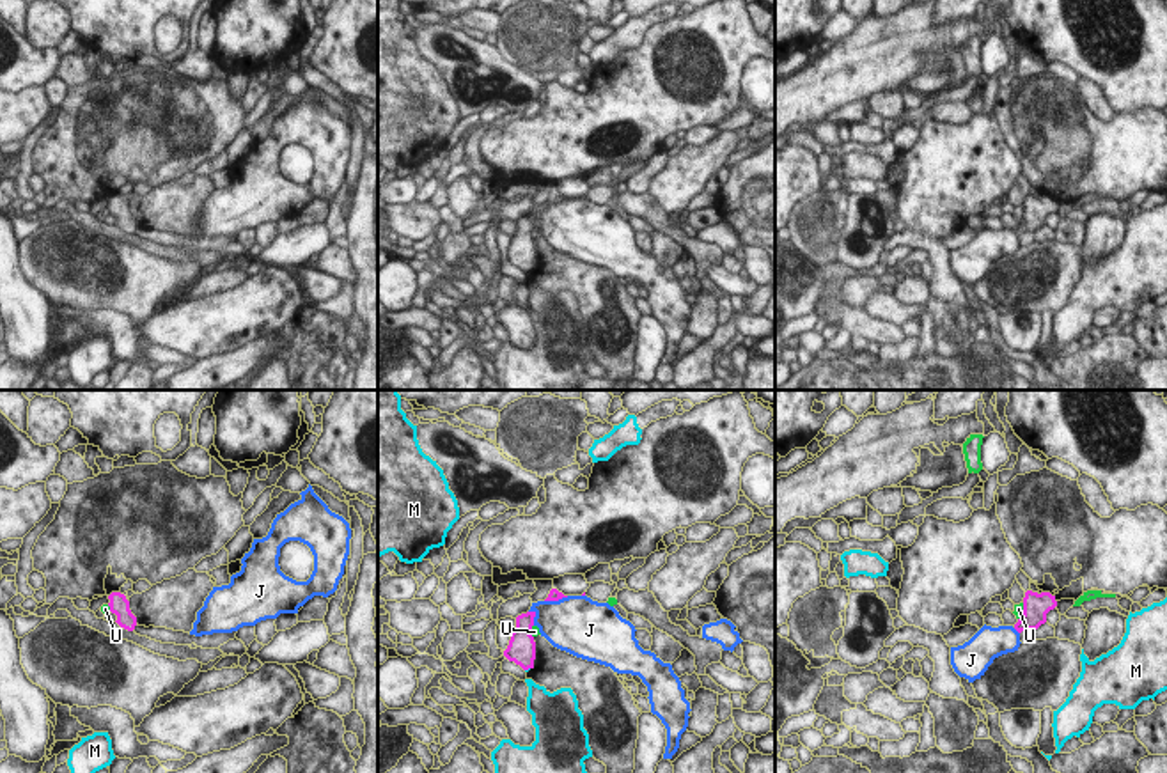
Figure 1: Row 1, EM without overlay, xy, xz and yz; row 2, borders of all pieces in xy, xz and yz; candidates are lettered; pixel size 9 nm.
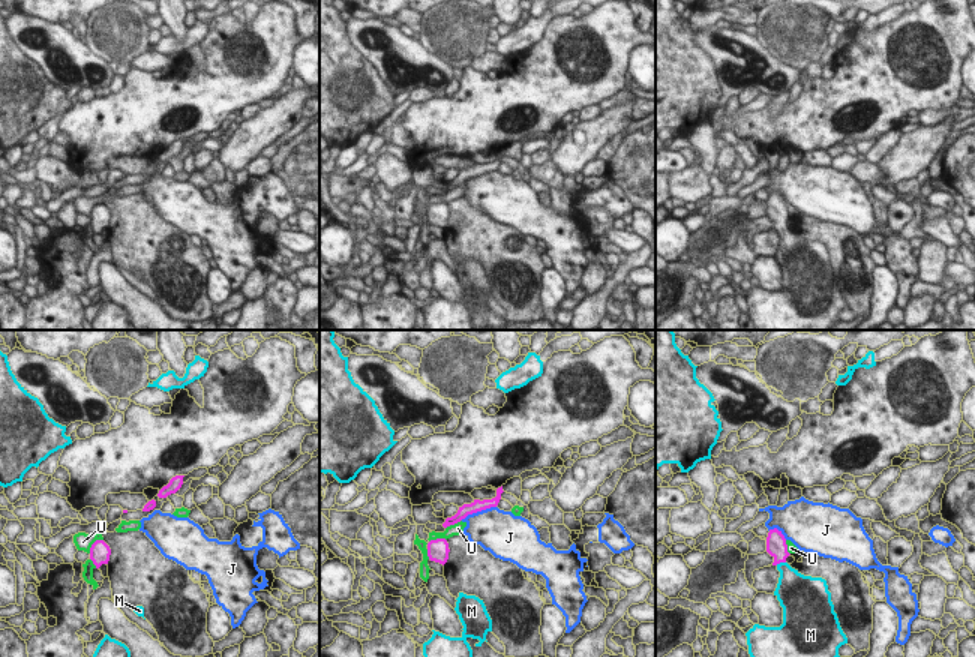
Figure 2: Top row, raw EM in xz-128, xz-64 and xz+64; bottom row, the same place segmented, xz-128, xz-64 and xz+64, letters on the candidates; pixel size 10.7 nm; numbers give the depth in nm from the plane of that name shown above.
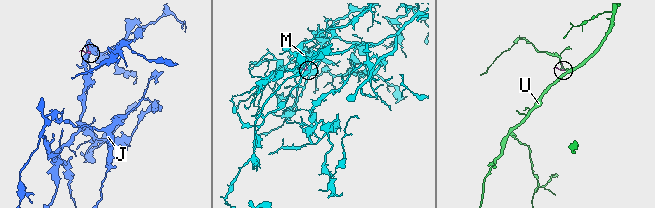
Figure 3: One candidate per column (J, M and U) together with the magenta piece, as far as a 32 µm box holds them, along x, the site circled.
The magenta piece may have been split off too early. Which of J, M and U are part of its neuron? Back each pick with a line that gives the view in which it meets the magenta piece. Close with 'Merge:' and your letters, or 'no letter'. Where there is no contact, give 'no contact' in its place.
M: meets magenta in xz
Merge: M

